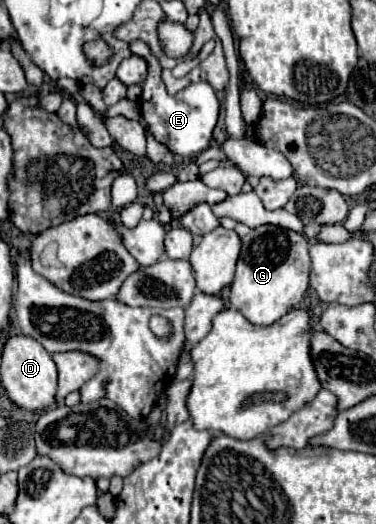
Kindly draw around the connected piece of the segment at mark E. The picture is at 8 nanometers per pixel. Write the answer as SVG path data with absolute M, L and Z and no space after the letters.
M130 41L130 49L136 55L144 57L148 63L148 77L142 85L142 117L148 123L148 129L152 131L152 135L176 155L192 157L192 155L202 153L208 147L214 125L218 121L220 105L218 105L214 89L208 83L200 81L200 83L188 85L184 91L170 97L166 93L166 85L162 81L160 61L152 55L150 47L144 41Z

